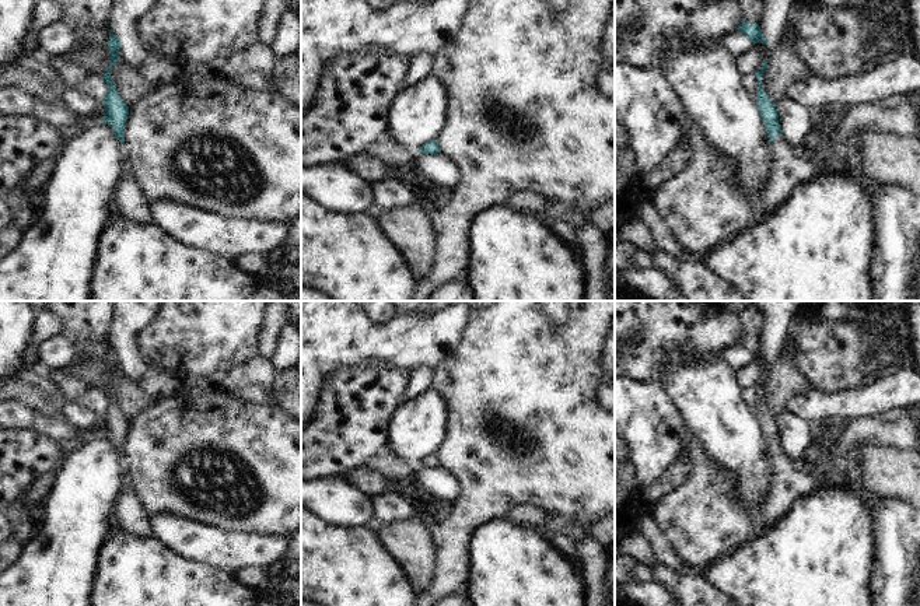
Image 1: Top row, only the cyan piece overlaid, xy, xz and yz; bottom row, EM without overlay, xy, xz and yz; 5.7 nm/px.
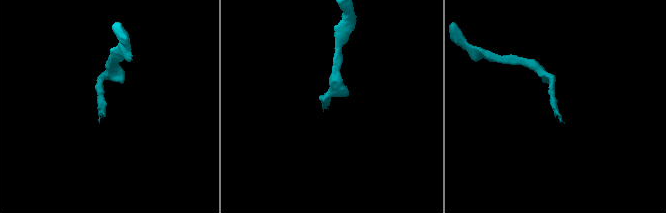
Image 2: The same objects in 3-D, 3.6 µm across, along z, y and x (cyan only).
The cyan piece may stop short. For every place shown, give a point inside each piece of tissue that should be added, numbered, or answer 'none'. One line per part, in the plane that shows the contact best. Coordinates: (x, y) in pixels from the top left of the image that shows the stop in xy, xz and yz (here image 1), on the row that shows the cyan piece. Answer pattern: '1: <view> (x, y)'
1: yz (789, 170)

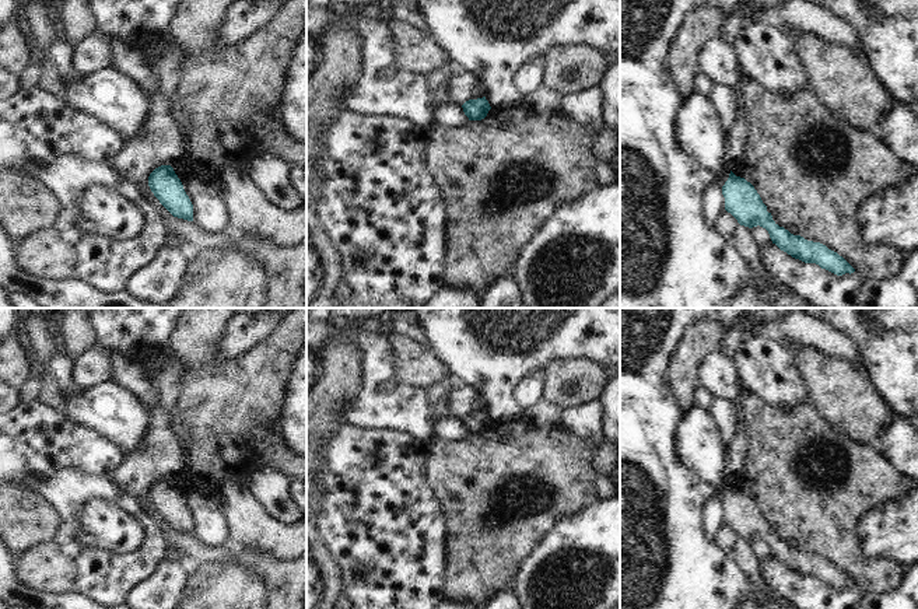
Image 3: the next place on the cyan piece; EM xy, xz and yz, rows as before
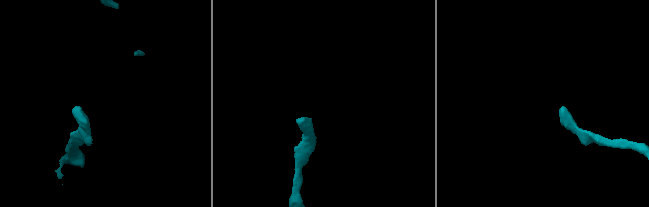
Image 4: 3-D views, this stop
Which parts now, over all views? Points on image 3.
none

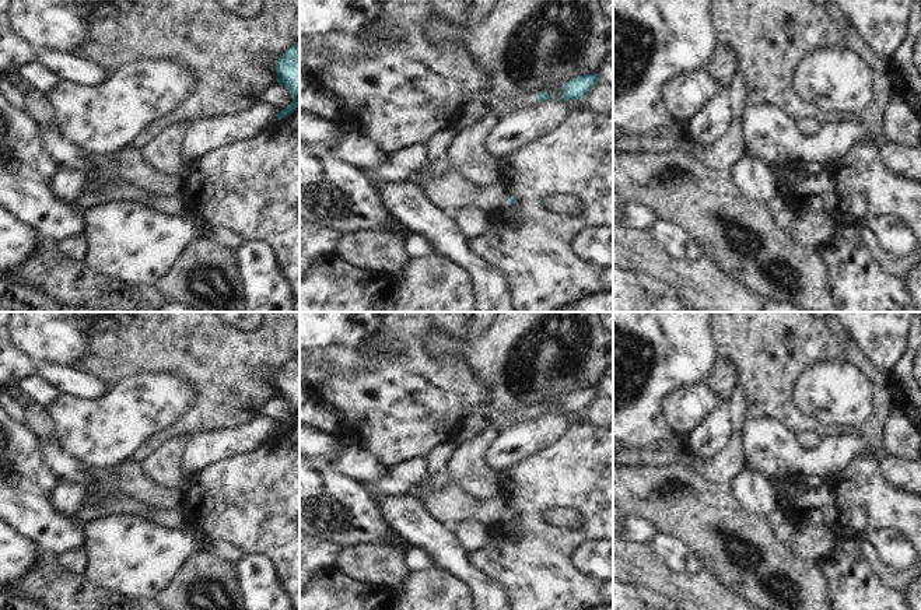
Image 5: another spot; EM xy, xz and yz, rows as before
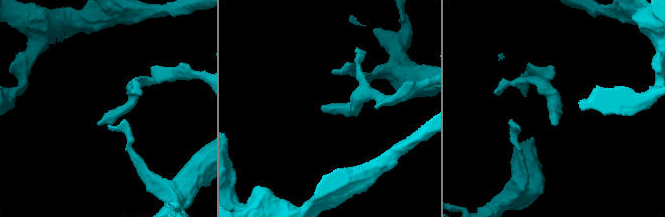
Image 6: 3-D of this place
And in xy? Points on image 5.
none

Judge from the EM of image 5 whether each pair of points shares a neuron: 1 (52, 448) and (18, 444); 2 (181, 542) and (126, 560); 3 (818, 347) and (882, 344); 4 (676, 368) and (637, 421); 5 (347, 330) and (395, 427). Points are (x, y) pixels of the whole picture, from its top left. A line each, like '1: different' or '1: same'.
1: different
2: same
3: different
4: same
5: different

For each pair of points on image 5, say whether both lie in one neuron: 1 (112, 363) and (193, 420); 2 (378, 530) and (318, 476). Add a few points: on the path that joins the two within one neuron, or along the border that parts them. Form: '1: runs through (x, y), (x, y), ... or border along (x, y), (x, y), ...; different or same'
1: runs through (144, 360), (179, 360), (202, 382), (202, 388); same
2: runs through (363, 521), (333, 491); same

